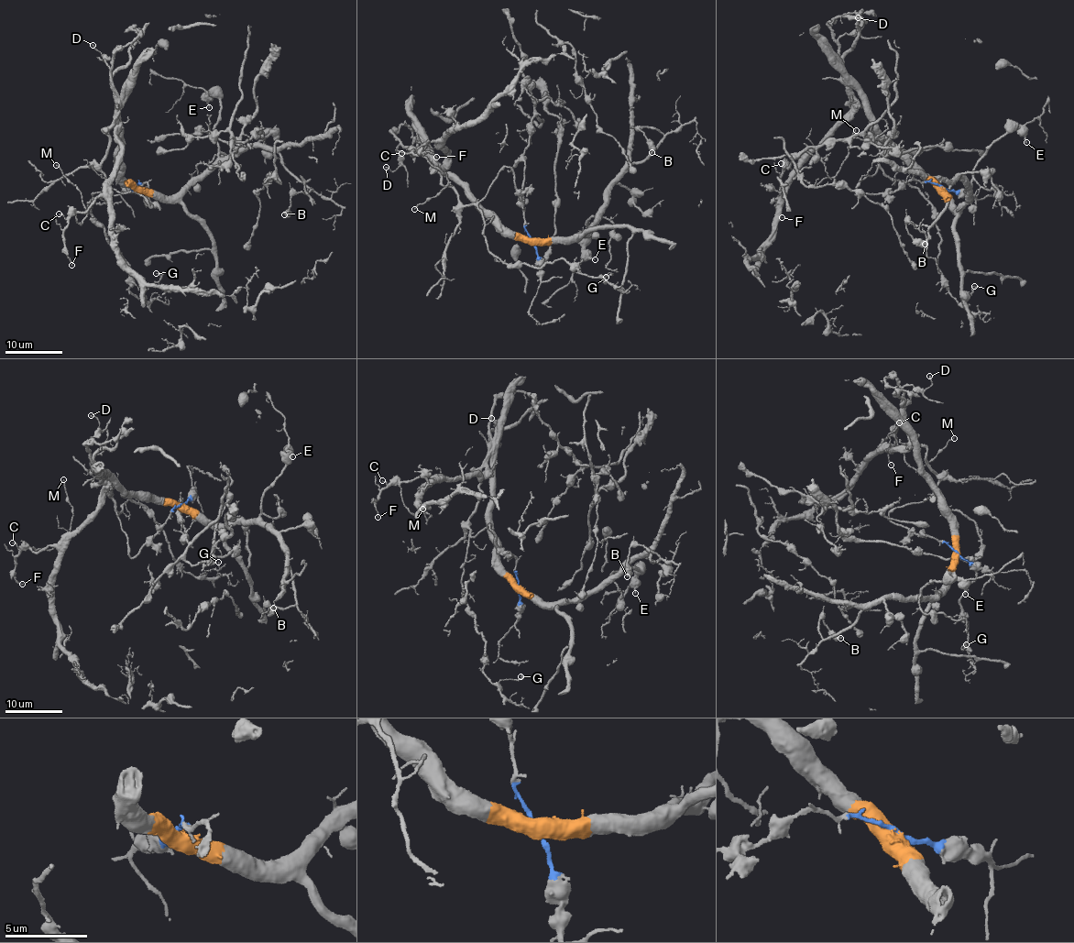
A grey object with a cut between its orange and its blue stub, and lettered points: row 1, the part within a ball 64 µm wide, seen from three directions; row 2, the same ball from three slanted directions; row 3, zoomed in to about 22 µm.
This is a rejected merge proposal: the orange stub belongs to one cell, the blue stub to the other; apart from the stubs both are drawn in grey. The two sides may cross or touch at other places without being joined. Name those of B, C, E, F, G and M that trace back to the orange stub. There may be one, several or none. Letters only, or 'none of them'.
B, E

